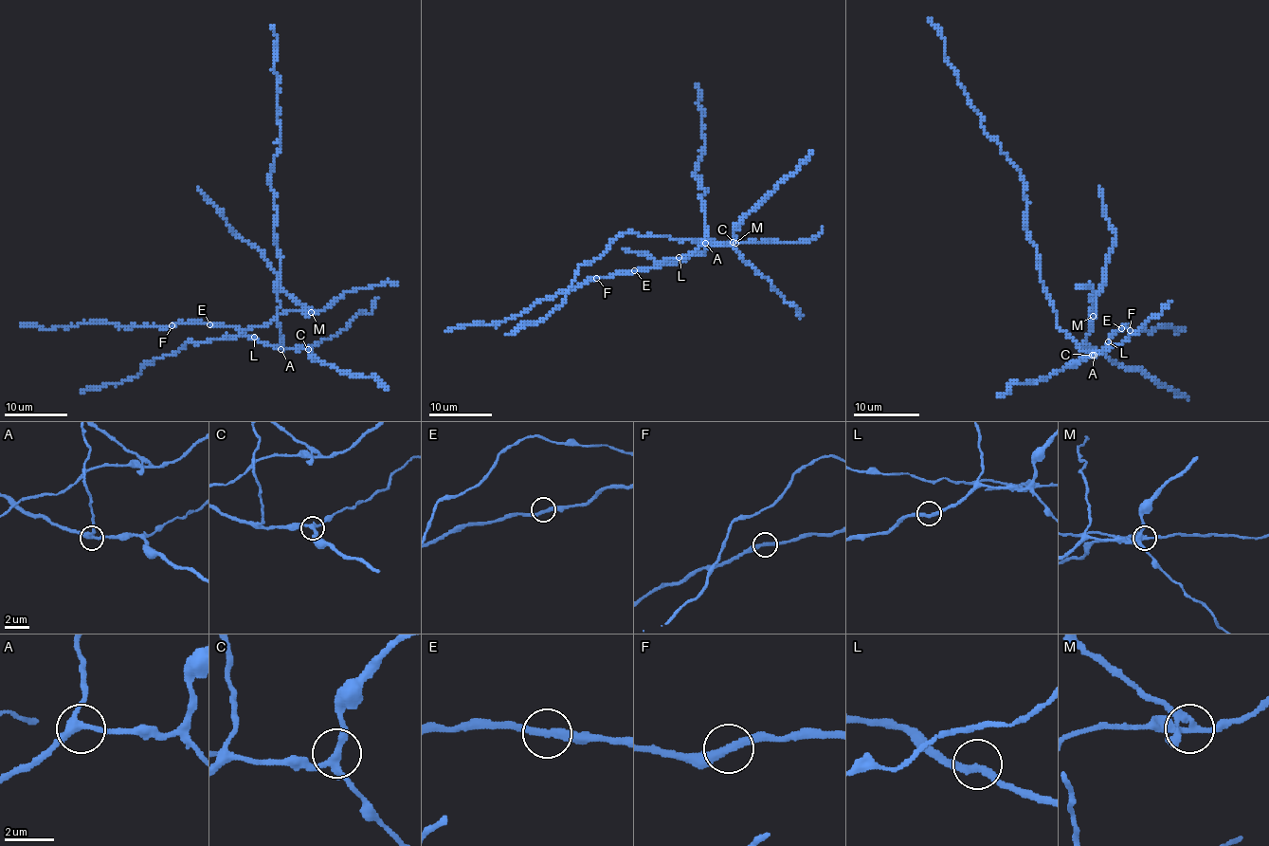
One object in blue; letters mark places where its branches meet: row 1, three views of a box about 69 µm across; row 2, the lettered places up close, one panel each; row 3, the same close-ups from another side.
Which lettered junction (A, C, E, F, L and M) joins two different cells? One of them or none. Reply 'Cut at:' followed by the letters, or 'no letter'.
Cut at: M

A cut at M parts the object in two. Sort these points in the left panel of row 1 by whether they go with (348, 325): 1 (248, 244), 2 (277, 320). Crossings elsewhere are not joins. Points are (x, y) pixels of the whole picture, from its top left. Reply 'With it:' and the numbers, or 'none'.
With it: 2

